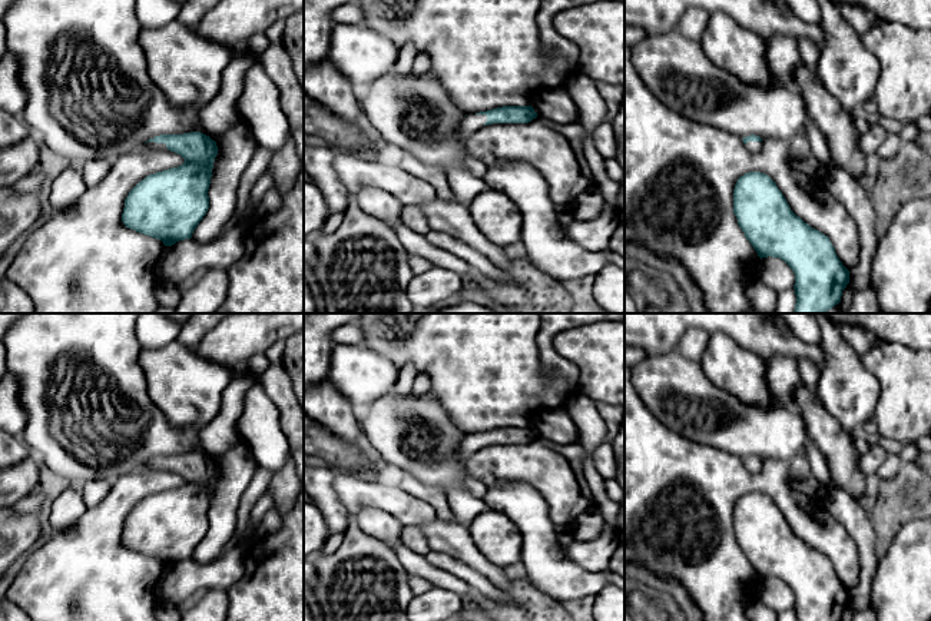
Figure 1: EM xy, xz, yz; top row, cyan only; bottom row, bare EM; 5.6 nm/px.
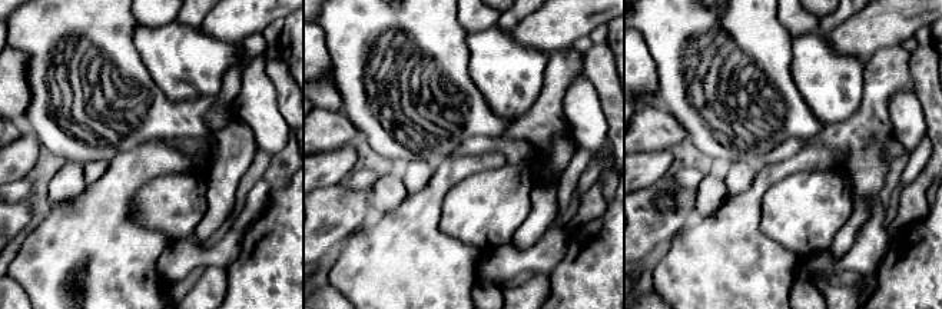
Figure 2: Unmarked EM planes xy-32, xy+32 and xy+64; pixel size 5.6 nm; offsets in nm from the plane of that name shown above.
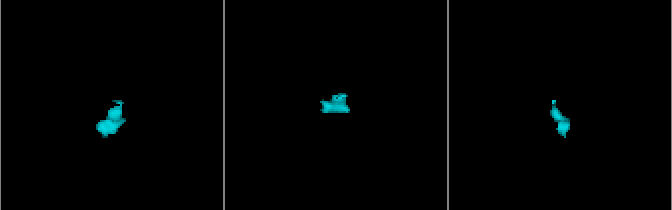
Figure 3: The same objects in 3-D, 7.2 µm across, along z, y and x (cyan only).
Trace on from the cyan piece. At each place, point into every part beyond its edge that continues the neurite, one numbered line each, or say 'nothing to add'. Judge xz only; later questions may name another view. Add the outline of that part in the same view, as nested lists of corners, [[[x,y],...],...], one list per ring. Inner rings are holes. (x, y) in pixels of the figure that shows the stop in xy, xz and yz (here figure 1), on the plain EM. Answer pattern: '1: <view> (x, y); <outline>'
1: xz (547, 467); [[[537,436],[529,444],[486,445],[467,458],[467,469],[487,488],[508,482],[531,485],[546,501],[551,522],[566,529],[582,514],[594,508],[593,495],[583,474],[583,448],[577,442],[561,445]]]

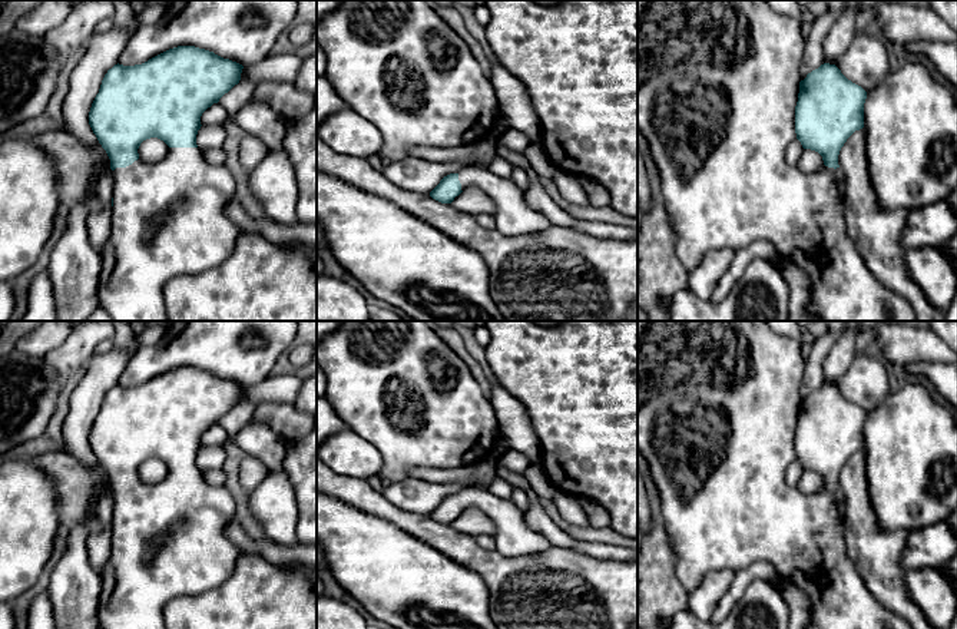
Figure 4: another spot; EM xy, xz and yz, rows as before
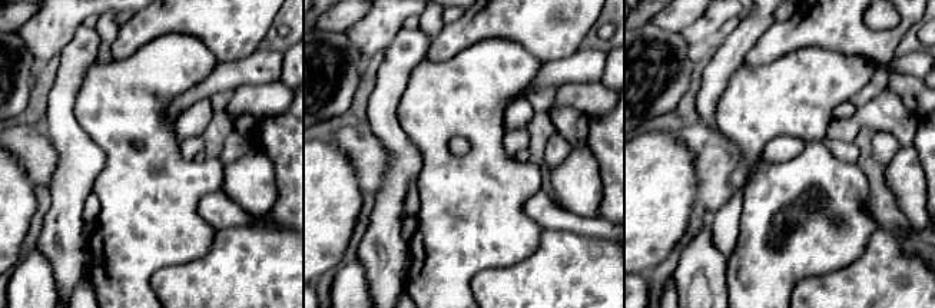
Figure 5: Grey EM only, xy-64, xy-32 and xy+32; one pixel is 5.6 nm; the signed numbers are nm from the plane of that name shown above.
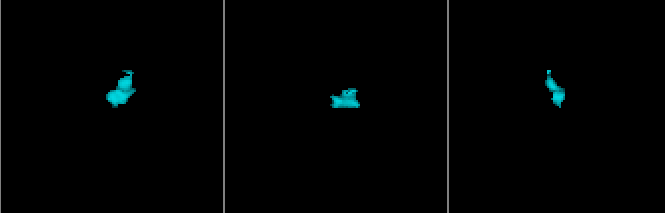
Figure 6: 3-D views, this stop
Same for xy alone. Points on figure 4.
1: xy (212, 346); [[[172,321],[155,345],[139,347],[119,377],[119,385],[135,387],[178,367],[195,367],[236,383],[255,385],[271,375],[278,357],[294,345],[297,321]],[[254,331],[264,340],[259,348],[245,348],[242,338]]]

